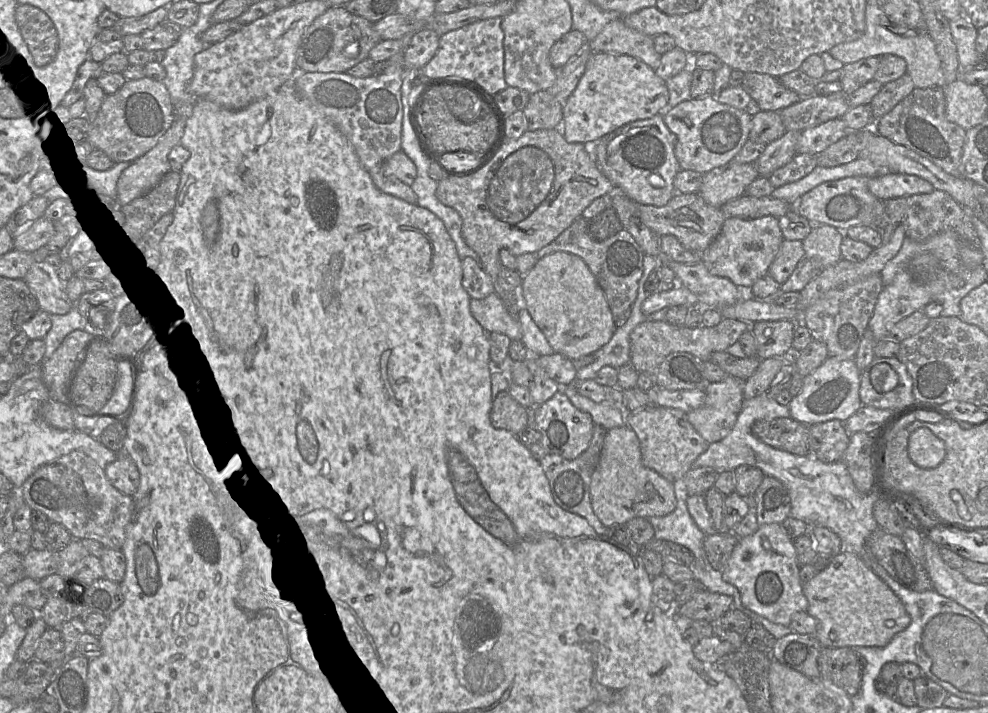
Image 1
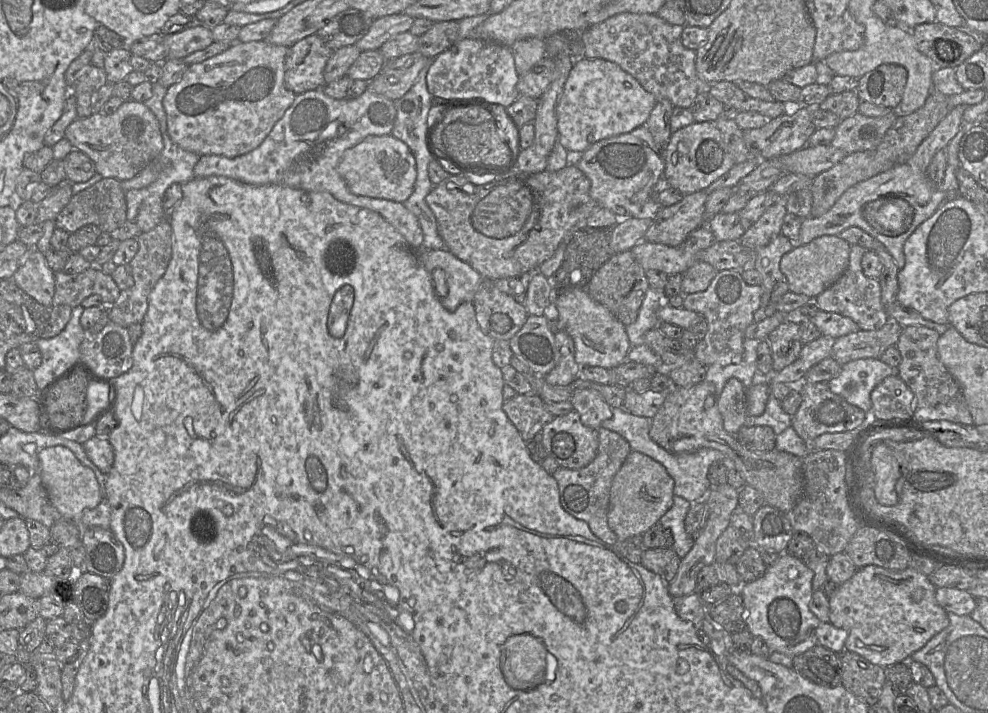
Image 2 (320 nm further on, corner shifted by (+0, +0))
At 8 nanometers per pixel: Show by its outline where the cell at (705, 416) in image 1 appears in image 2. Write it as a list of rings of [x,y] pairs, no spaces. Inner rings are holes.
[[[730,378],[718,396],[718,410],[724,429],[736,435],[744,425],[747,415],[747,388],[736,378]]]

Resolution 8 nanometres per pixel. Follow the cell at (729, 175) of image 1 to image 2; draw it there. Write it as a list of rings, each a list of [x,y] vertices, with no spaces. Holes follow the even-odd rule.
[[[702,190],[684,195],[672,206],[661,207],[652,219],[644,240],[679,247],[692,231],[705,225],[707,198],[708,193]]]

